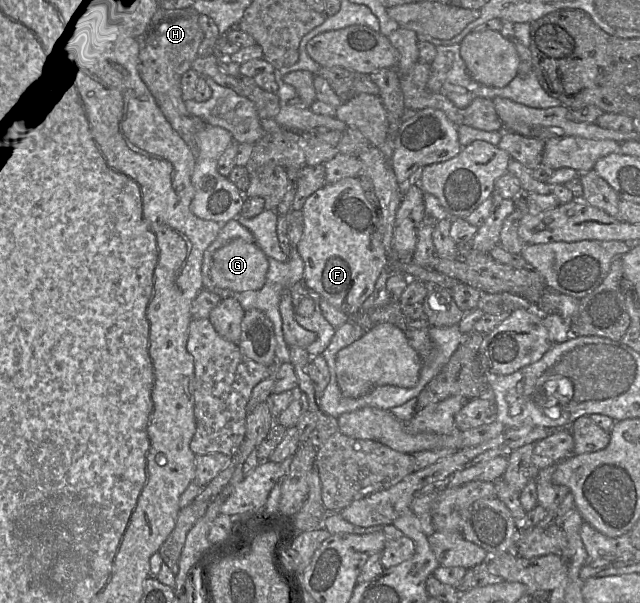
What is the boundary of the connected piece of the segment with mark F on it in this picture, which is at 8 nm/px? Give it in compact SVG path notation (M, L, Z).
M348 177L326 184L308 197L302 214L304 228L296 248L304 262L303 282L347 316L357 313L372 294L381 272L388 267L388 256L378 229L378 217L366 198L359 179Z

